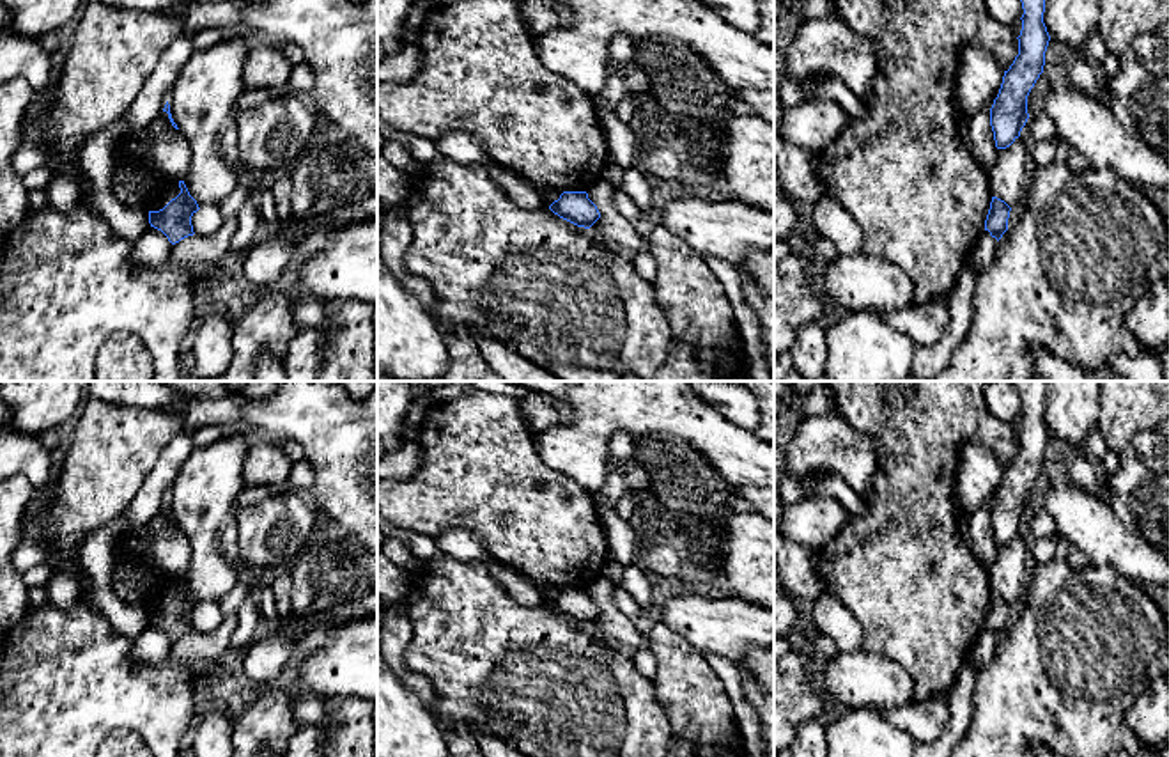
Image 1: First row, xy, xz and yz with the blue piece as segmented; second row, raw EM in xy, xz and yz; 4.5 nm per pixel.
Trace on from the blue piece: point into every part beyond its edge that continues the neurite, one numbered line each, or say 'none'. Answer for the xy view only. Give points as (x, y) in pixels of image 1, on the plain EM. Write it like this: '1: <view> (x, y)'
none

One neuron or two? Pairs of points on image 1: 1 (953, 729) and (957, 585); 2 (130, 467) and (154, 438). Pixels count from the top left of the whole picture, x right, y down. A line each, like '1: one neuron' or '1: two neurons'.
1: two neurons
2: one neuron

